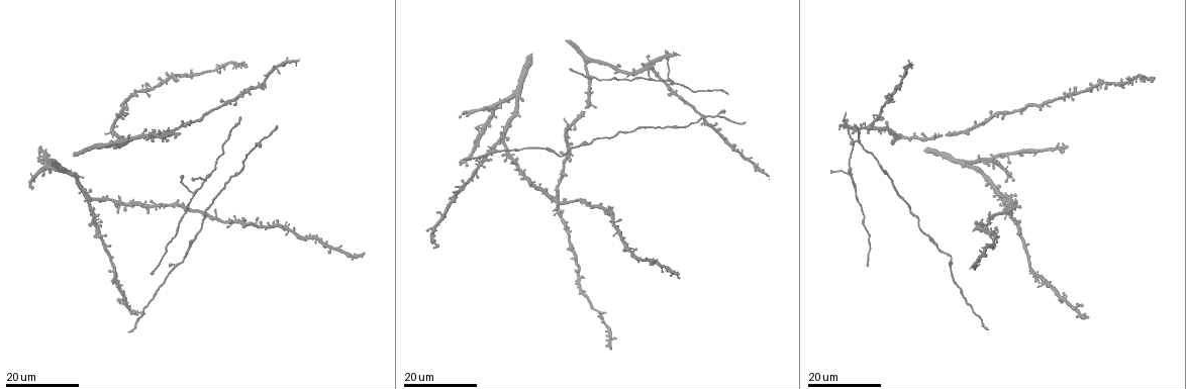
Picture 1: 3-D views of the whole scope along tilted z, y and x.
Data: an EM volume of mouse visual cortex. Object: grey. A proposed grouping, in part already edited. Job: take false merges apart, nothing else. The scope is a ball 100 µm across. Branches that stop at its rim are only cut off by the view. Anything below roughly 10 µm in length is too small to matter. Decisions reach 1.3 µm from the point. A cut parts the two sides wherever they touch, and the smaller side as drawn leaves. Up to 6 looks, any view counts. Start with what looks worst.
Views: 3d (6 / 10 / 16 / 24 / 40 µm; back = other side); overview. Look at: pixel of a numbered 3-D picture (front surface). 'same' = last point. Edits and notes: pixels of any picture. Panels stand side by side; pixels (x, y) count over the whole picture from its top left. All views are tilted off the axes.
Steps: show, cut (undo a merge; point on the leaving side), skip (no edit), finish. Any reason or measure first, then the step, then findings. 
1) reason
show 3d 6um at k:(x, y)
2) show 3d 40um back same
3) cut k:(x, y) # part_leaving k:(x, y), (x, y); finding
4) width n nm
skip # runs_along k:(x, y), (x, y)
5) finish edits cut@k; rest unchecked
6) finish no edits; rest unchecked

arms part here
show 3d 16um at 1:(196, 192)

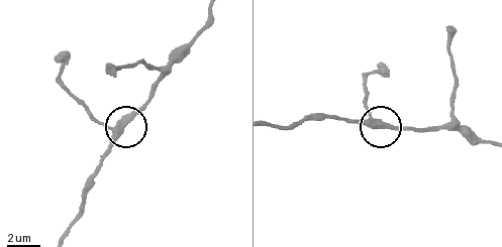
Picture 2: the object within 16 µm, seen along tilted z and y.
show 3d 10um at 2:(118, 128)

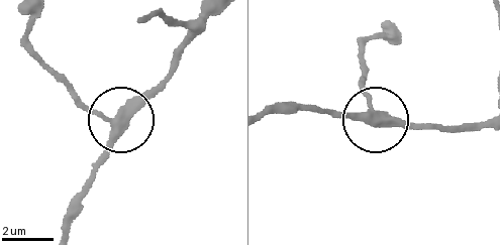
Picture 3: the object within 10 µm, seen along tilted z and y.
width 350 nm
skip # all the same neuron

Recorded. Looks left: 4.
four-way junction
show 3d 16um at 1:(889, 97)

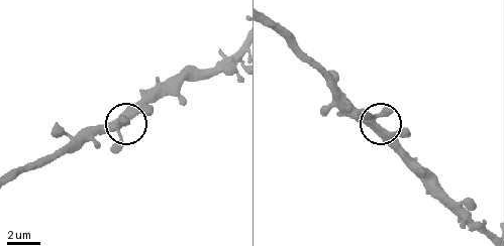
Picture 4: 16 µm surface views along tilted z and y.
show 3d 10um at 4:(120, 127)

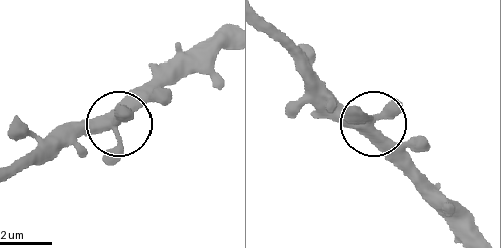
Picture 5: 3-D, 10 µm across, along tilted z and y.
skip # runs_along 5:(268, 35), (306, 81), (372, 126), (405, 173); one neuron here

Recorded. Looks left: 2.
thick turns thin
show 3d 24um at 1:(512, 151)

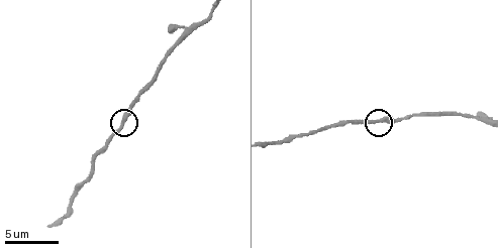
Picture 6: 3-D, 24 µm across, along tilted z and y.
show 3d 10um at 6:(123, 123)

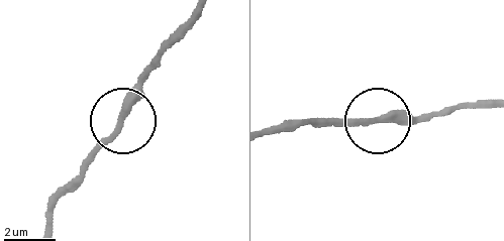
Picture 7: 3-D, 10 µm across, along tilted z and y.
skip # continuous, no second neuron

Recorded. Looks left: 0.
finish no edits; rest unchecked

